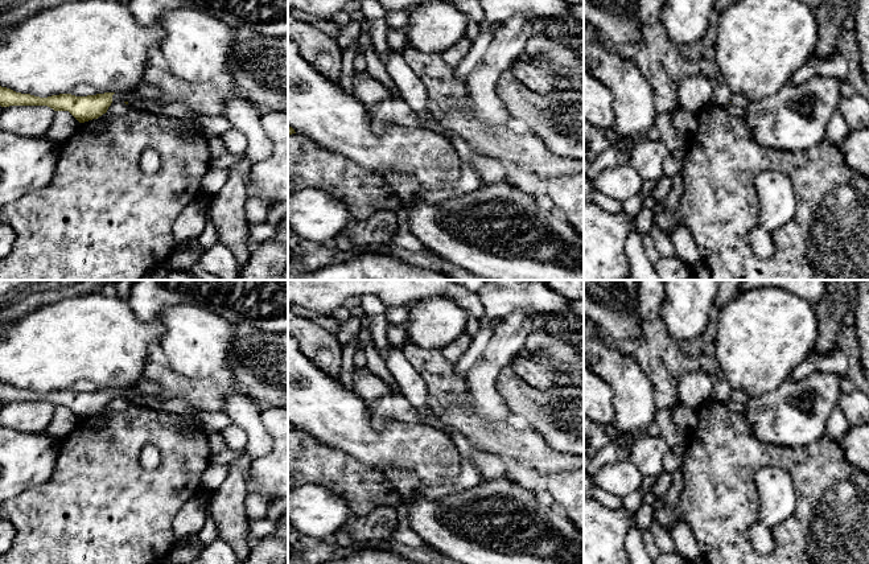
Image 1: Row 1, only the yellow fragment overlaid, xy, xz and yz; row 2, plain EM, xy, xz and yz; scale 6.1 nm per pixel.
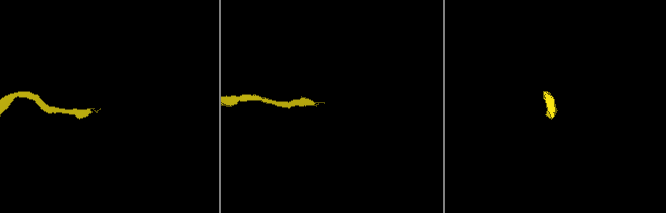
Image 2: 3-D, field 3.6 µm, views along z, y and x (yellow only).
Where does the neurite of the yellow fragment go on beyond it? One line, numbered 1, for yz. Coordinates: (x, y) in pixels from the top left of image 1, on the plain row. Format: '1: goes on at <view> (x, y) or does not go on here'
1: does not go on here

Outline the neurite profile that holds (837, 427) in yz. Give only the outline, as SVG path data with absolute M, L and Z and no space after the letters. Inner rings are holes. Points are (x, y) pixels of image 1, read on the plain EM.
M837 405L828 419L825 436L835 441L839 441L847 435L849 428L851 425Z

